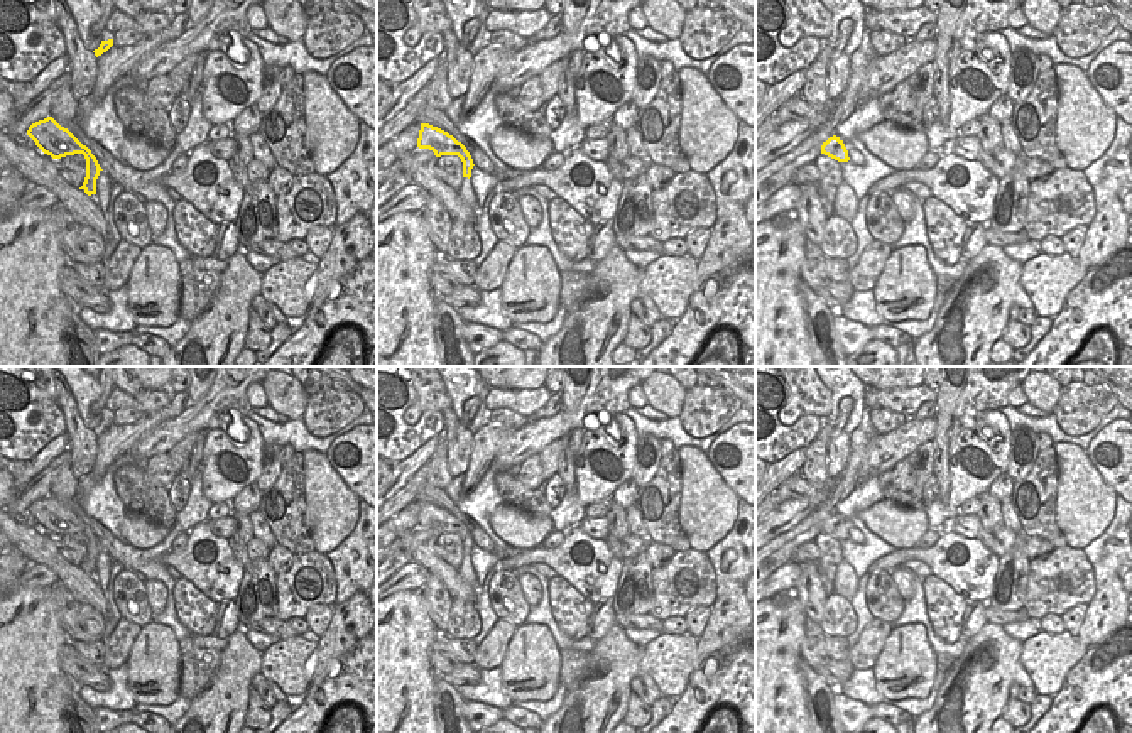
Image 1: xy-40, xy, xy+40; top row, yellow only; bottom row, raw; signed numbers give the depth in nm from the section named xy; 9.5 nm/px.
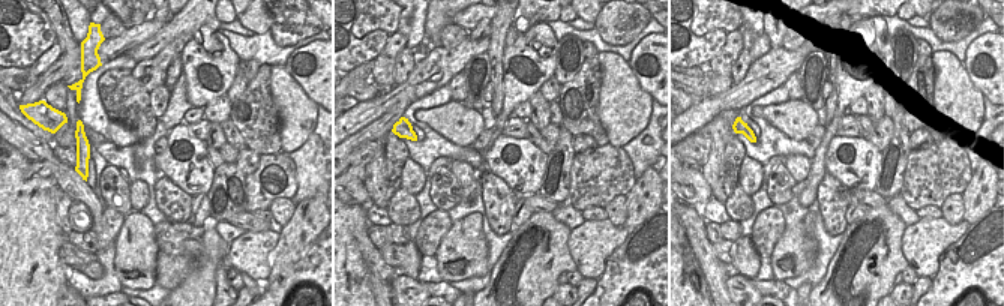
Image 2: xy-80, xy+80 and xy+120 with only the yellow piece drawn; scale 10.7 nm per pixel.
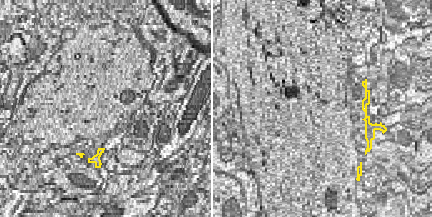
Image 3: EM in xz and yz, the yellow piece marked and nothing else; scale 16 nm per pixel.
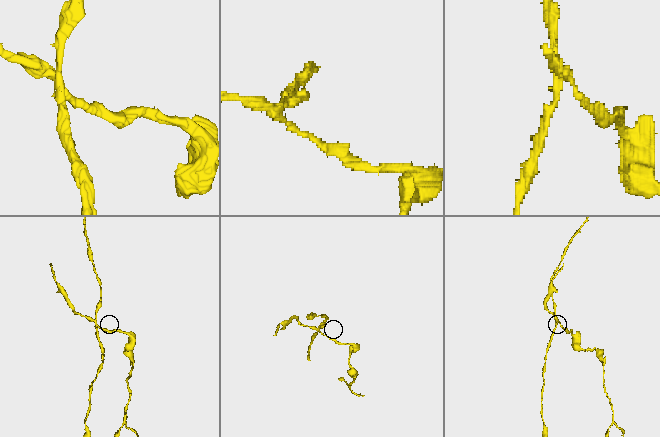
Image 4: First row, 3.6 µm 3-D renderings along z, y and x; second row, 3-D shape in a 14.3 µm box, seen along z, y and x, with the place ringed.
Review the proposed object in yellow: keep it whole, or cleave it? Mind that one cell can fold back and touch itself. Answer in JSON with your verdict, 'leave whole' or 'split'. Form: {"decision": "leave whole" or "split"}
{"decision": "split"}

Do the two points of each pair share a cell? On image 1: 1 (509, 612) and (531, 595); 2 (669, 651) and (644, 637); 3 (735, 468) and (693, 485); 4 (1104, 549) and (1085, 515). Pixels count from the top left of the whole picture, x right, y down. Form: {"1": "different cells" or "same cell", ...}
{"1": "different cells", "2": "different cells", "3": "different cells", "4": "different cells"}

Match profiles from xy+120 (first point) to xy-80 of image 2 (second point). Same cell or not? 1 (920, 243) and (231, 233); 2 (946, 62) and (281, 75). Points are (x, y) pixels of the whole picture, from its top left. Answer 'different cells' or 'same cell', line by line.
1: different cells
2: same cell

